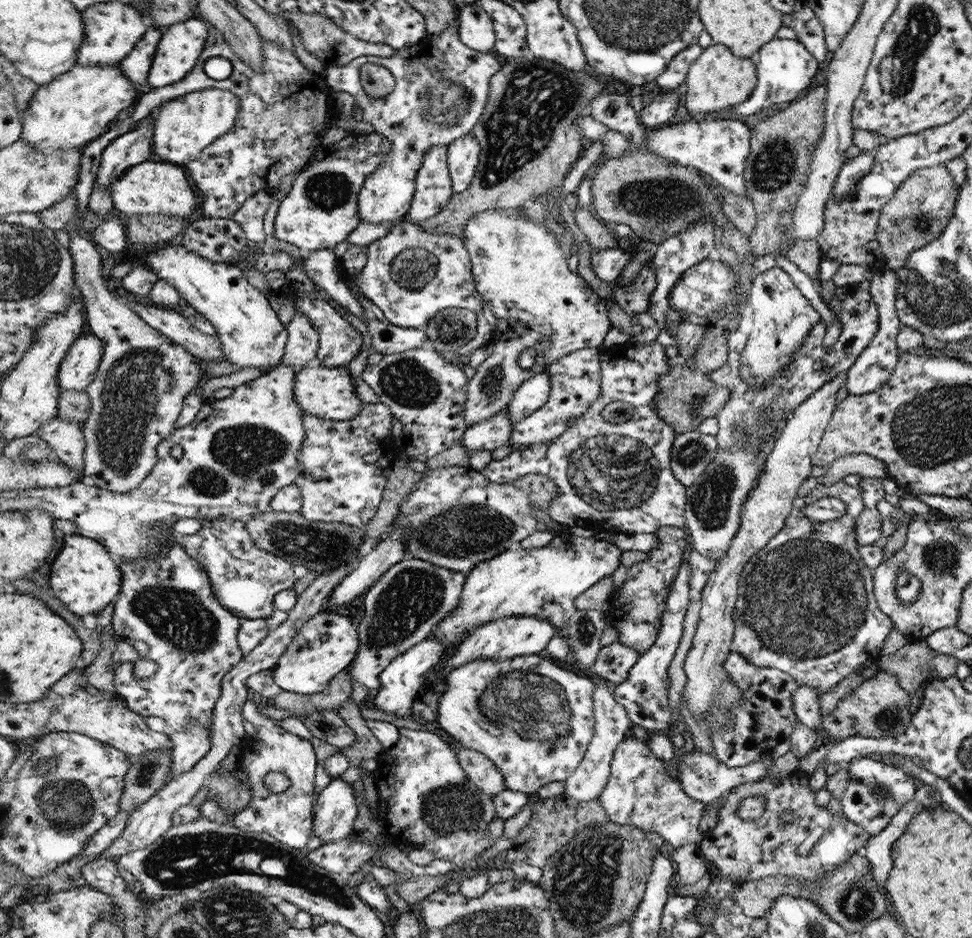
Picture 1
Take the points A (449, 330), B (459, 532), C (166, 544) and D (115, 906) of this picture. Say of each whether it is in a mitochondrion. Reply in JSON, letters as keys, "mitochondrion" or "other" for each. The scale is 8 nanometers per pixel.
{"A":"mitochondrion","B":"mitochondrion","C":"other","D":"other"}

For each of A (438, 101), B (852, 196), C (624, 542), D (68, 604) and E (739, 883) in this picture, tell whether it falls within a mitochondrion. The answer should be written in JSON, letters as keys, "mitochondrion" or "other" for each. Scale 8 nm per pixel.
{"A":"mitochondrion","B":"other","C":"other","D":"other","E":"other"}

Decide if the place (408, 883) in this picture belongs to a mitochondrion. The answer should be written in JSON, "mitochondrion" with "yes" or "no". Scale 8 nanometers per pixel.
{"mitochondrion":"no"}

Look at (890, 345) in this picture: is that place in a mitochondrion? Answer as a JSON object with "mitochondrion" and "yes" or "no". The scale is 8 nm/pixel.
{"mitochondrion":"no"}

